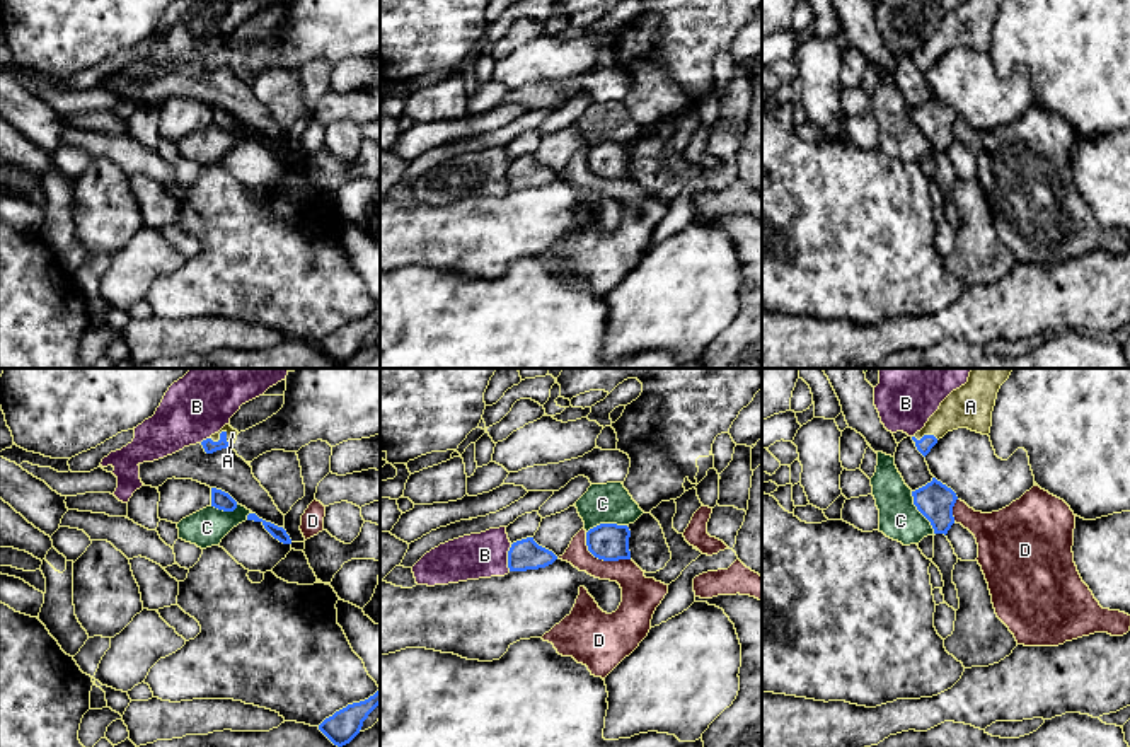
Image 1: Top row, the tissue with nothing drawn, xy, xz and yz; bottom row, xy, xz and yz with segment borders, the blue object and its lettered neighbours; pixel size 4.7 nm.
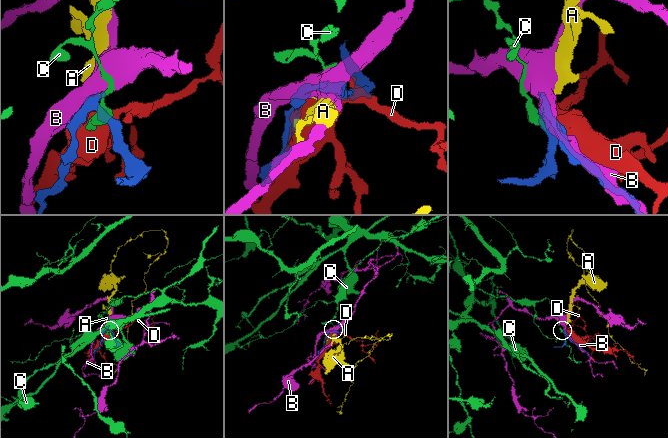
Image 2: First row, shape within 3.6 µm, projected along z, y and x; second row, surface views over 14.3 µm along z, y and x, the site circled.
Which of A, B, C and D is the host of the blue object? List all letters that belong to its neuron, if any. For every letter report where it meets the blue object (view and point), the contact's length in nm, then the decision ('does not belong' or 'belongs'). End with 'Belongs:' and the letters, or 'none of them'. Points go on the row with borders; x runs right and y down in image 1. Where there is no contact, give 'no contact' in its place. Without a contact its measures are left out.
A: xy (222, 432) | 120 nm | belongs
B: xz (508, 558) | 130 nm | does not belong
C: yz (921, 512) | 240 nm | does not belong
D: xz (600, 558) | 260 nm | does not belong
Belongs: A

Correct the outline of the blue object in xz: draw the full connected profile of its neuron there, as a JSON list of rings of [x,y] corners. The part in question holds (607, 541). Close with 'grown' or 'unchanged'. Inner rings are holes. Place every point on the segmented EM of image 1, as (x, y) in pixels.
[[[600,524],[586,532],[588,551],[603,561],[631,559],[627,525]]]; unchanged

